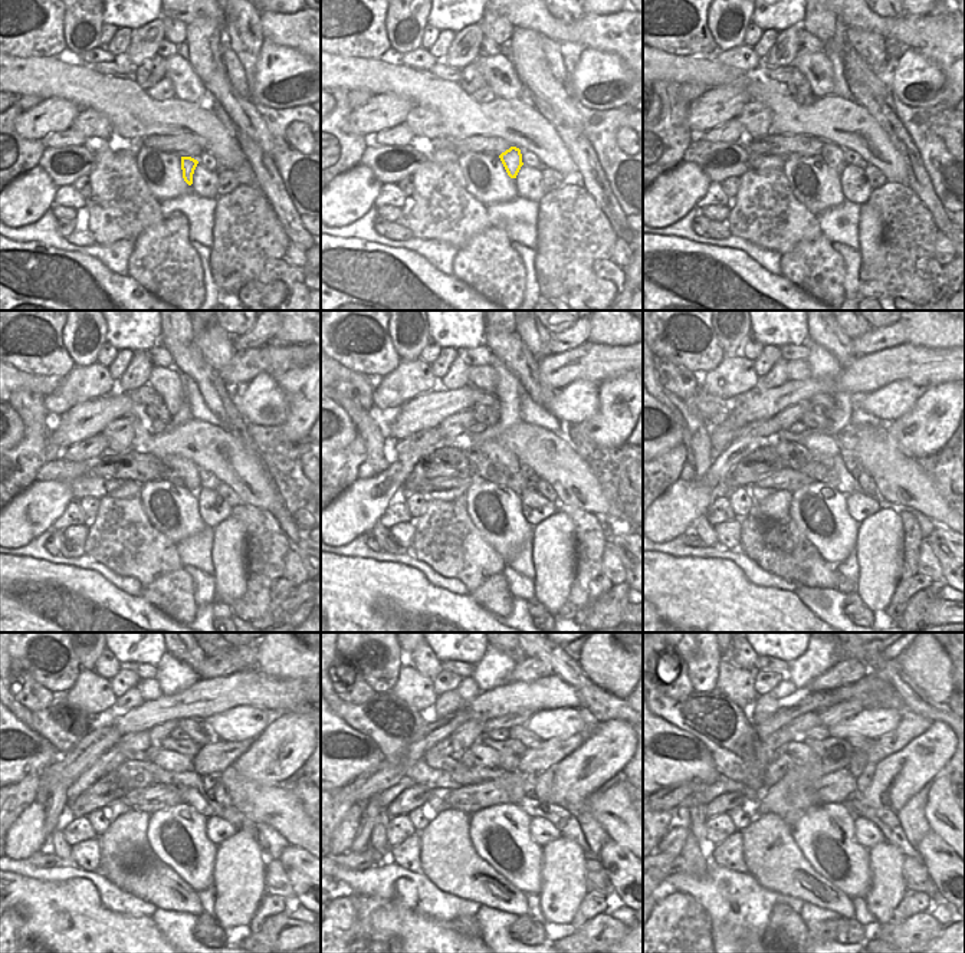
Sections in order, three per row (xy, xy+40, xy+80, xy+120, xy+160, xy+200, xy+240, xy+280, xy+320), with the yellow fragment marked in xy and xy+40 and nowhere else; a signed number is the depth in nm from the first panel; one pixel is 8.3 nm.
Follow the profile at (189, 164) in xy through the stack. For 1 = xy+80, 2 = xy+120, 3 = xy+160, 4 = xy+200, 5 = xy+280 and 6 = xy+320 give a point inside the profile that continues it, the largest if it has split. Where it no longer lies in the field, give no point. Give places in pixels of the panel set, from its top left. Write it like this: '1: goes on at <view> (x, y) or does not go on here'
1: goes on at xy+80 (831, 154)
2: goes on at xy+120 (180, 470)
3: goes on at xy+160 (504, 467)
4: goes on at xy+200 (821, 443)
5: goes on at xy+280 (482, 755)
6: goes on at xy+320 (797, 751)

